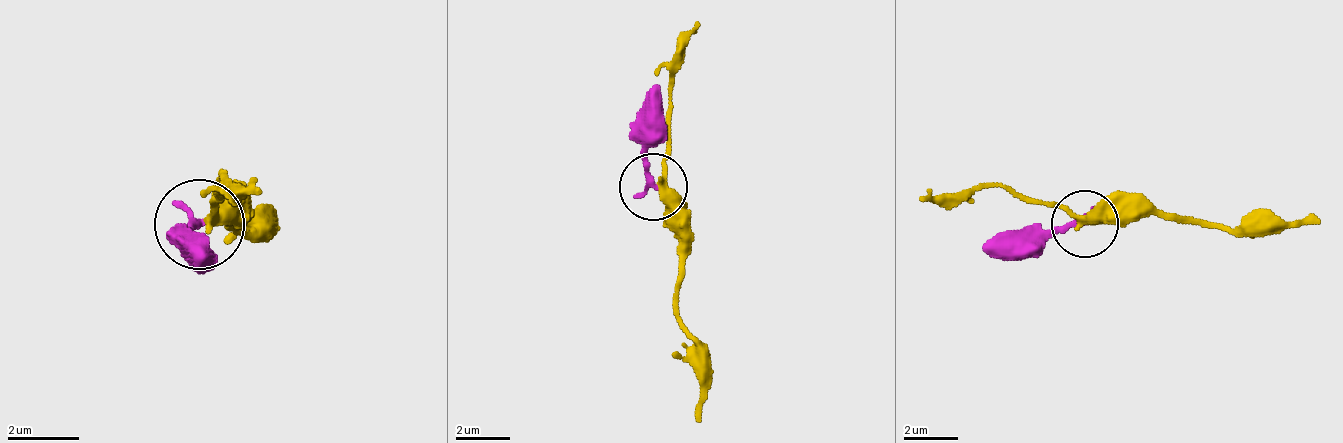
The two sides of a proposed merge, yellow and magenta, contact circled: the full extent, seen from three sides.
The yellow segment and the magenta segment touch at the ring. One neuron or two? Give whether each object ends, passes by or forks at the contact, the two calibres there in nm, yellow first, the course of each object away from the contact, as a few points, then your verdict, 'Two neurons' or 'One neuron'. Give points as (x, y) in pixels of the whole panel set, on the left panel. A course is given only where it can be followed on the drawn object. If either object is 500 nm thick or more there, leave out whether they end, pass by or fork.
At the ring yellow passes by. At the ring magenta ends. Thickness 340 nm (yellow) against 240 nm. Course of yellow: (206, 222), (233, 213), (233, 222), (251, 231), (260, 213). Course of magenta: (197, 222), (188, 240), (206, 258). One neuron

